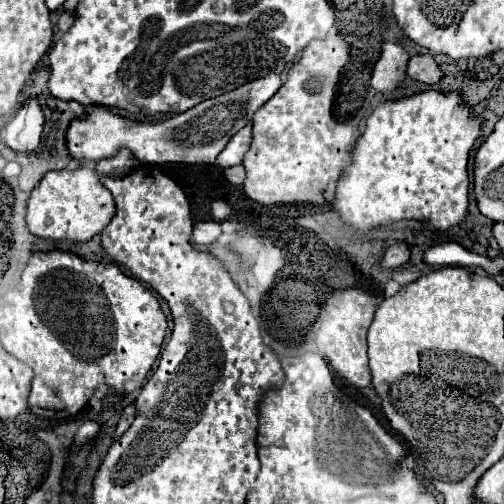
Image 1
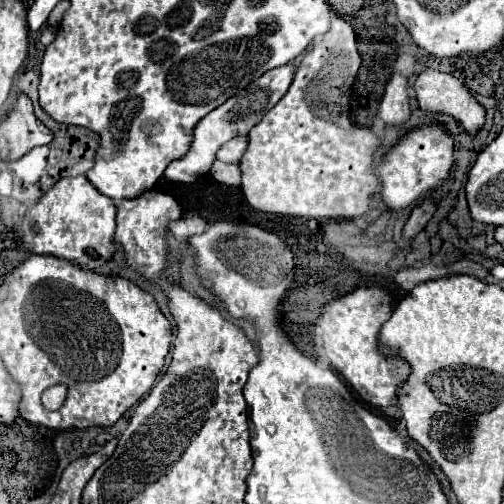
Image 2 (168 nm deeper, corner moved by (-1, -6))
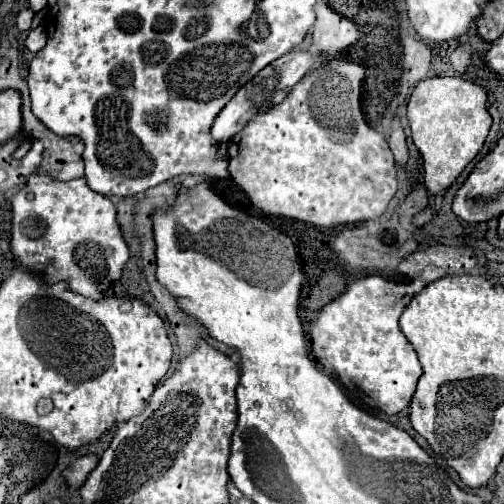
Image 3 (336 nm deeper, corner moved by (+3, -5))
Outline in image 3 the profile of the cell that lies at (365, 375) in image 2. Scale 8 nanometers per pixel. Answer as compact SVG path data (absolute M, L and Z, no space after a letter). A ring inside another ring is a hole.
M380 275L364 277L348 287L344 295L324 305L318 317L318 331L324 335L324 353L340 383L368 407L396 415L410 405L416 383L422 377L418 355L398 327L406 305L426 287L424 279L394 283Z

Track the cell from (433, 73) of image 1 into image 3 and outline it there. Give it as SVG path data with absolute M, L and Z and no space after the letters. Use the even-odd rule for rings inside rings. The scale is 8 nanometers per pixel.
M432 77L416 85L406 115L412 129L412 141L424 161L424 183L432 195L448 189L482 149L492 127L486 99L488 93L480 85L460 77Z

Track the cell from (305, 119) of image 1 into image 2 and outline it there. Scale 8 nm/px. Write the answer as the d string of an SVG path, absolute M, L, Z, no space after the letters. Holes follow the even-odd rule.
M334 18L330 30L318 38L312 50L302 58L288 92L248 134L248 150L240 160L240 170L242 192L252 208L270 214L308 218L354 218L368 210L368 204L378 192L378 180L372 176L372 160L380 138L372 132L360 132L350 120L352 82L360 62L354 28L346 20Z

